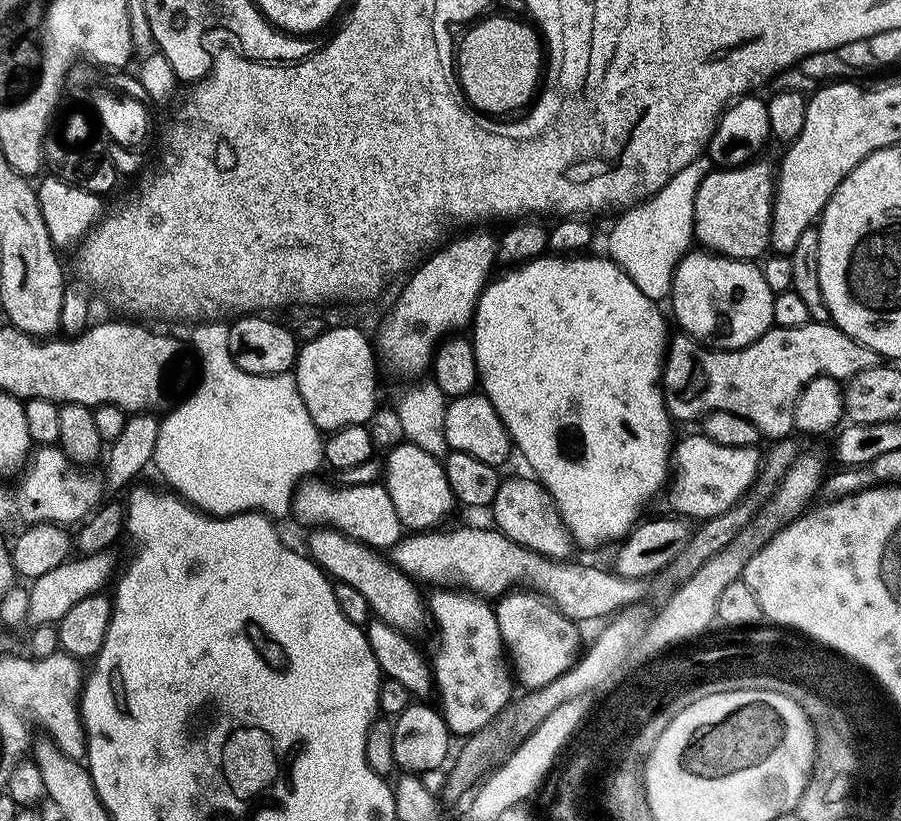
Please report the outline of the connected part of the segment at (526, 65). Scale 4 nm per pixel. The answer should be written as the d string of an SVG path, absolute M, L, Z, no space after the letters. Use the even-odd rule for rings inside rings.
M484 20L476 26L466 39L459 40L454 65L458 73L456 80L462 82L470 98L486 110L508 110L522 104L536 80L538 70L538 46L530 30L504 22L504 20Z

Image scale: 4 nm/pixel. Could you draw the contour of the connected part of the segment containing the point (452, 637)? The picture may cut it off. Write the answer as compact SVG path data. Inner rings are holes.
M436 590L426 600L431 619L436 619L440 637L436 640L436 653L430 656L432 675L435 677L435 691L439 694L439 711L444 713L448 731L456 738L467 738L482 730L491 720L496 719L513 699L512 684L514 672L510 667L509 653L505 649L505 629L498 622L495 607L483 596L467 590Z

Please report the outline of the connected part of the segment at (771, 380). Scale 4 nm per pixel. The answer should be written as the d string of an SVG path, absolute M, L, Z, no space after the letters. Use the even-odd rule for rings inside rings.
M809 322L793 328L771 327L750 346L721 350L705 346L690 336L676 334L671 337L666 349L662 387L664 404L673 421L696 420L710 412L729 412L738 414L743 420L749 420L761 437L769 436L769 441L780 441L791 437L794 432L794 410L800 392L814 378L829 376L841 382L853 380L871 368L879 368L882 358L870 346L850 338L842 329L831 322Z

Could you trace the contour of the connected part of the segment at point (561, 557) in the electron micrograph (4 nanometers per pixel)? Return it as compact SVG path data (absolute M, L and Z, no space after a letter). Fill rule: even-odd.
M512 476L504 481L501 479L496 485L496 496L492 499L490 511L494 528L510 542L550 560L568 562L573 559L571 556L574 541L570 530L554 498L539 480L535 478L523 480L520 476Z

